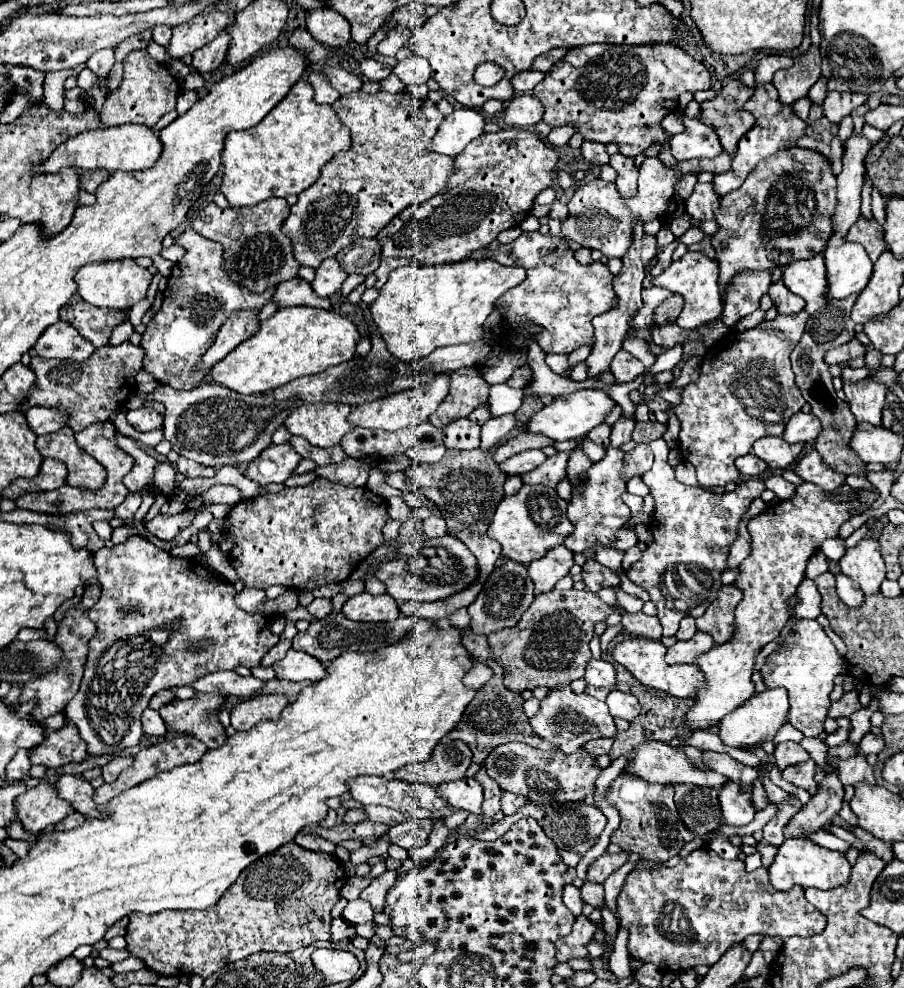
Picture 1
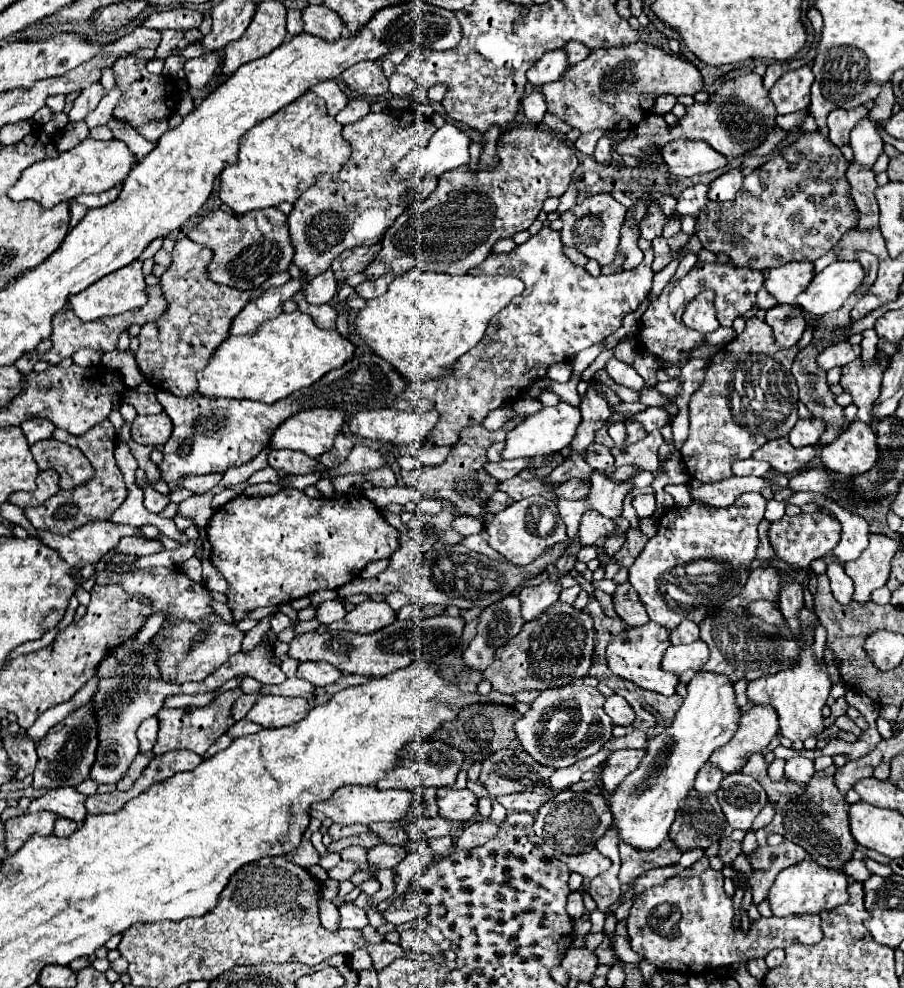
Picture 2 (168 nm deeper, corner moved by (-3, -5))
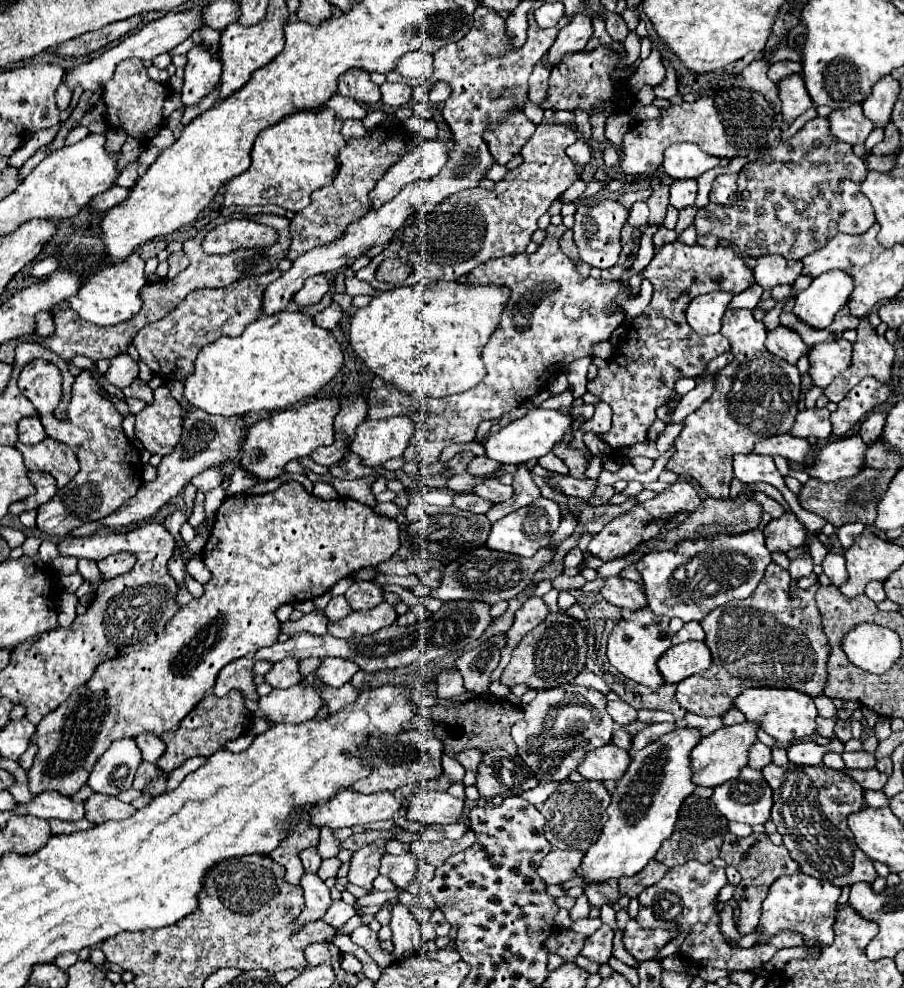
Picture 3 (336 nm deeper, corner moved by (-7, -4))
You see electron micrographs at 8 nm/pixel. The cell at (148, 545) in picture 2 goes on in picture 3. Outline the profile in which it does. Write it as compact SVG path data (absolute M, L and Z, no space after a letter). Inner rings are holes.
M117 552L117 554L111 554L105 560L101 560L99 570L101 570L103 578L109 580L109 578L129 572L133 568L133 562L135 562L135 554L131 556L131 552Z

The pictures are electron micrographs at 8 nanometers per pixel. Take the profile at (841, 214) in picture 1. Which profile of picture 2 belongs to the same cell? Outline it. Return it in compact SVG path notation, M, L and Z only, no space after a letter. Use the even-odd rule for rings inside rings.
M863 117L853 129L851 129L851 149L855 153L855 163L863 167L871 167L875 159L883 153L883 137L879 133L879 127L883 127L883 121L871 121L869 117Z

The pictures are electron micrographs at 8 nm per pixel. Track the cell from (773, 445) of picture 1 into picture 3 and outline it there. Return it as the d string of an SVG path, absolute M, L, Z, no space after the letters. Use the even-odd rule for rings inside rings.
M791 434L783 436L771 436L771 440L761 440L755 444L755 454L767 454L767 456L783 456L789 462L803 464L807 460L807 454L811 452L811 444L803 438L795 438Z

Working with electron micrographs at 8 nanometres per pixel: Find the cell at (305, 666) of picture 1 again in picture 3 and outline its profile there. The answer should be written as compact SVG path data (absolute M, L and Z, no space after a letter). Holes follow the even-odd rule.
M329 656L329 658L321 660L321 666L311 676L317 676L321 682L325 682L333 688L339 688L345 682L349 682L357 670L359 670L357 664L343 660L343 658L331 658Z

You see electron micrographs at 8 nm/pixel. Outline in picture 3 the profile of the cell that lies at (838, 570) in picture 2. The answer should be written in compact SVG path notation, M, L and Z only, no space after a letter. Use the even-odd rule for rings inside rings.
M827 554L821 566L833 586L841 588L843 584L847 584L849 576L847 576L847 568L845 568L845 558L841 554Z

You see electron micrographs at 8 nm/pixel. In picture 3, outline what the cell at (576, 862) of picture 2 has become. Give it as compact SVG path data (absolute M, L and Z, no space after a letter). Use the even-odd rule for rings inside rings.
M553 848L539 866L539 876L547 884L563 884L567 880L579 878L579 864L583 862L583 852L579 850L559 850Z

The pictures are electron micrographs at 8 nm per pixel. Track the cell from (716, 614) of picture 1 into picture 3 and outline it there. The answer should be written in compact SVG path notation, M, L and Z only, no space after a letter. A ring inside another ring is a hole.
M771 562L757 590L749 598L735 600L723 608L715 608L705 616L701 626L707 634L705 644L711 650L713 664L703 674L689 676L687 680L681 680L677 684L677 700L685 710L701 716L715 716L727 712L731 700L737 698L741 690L751 686L795 688L807 692L809 696L817 696L823 692L823 684L827 676L825 664L829 656L829 644L821 626L819 610L815 606L815 592L819 584L811 586L809 590L799 590L799 596L791 596L791 604L789 604L787 588L789 588L789 572Z

